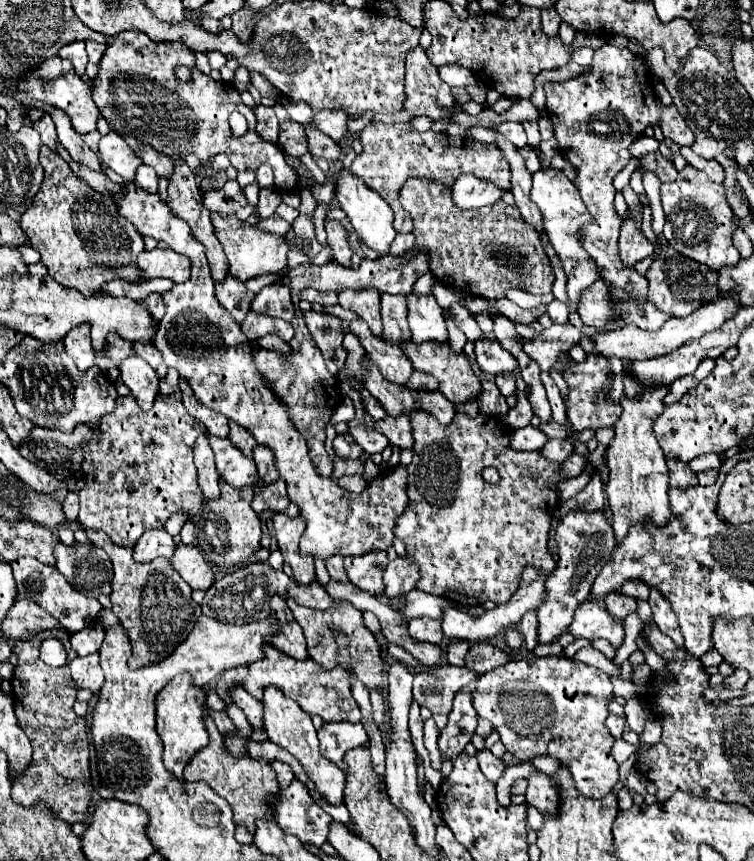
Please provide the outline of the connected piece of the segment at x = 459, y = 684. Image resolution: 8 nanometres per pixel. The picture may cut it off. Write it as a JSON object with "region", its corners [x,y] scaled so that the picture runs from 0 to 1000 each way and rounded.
{"region":[[[585,771],[577,776],[561,776],[549,783],[548,811],[574,829],[595,829],[601,808],[627,787],[630,780],[614,774]]]}

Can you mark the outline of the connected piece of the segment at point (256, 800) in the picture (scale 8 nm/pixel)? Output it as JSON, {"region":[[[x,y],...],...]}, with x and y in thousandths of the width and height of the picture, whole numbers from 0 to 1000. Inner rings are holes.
{"region":[[[275,820],[269,827],[272,827],[269,836],[272,836],[272,843],[277,850],[277,864],[269,871],[264,871],[264,876],[259,876],[259,883],[253,883],[248,887],[248,894],[243,897],[243,901],[251,908],[267,906],[267,908],[277,911],[309,938],[312,957],[325,957],[330,962],[330,966],[336,969],[338,955],[344,950],[359,950],[362,952],[362,941],[357,934],[351,934],[351,925],[370,920],[365,894],[359,892],[359,887],[354,887],[354,890],[344,887],[344,883],[333,880],[330,876],[328,876],[328,880],[301,880],[301,871],[296,871],[296,852],[288,848],[282,834],[277,832]]]}

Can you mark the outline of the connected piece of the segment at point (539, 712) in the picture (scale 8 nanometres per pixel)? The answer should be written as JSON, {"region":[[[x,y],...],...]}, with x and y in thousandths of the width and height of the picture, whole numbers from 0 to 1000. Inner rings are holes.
{"region":[[[699,762],[699,767],[680,767],[651,780],[638,783],[635,799],[627,806],[627,822],[638,834],[646,834],[664,852],[664,862],[688,885],[699,885],[704,878],[728,876],[744,885],[752,885],[763,904],[763,913],[773,925],[800,927],[813,918],[821,906],[821,890],[810,878],[813,855],[802,846],[808,832],[808,815],[813,813],[813,794],[808,785],[786,774],[744,762]]]}

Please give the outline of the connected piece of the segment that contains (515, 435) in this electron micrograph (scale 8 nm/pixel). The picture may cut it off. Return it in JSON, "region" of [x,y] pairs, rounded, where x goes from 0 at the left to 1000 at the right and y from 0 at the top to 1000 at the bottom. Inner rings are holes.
{"region":[[[696,495],[675,504],[675,518],[680,523],[718,523],[725,516],[725,506],[712,495]]]}

